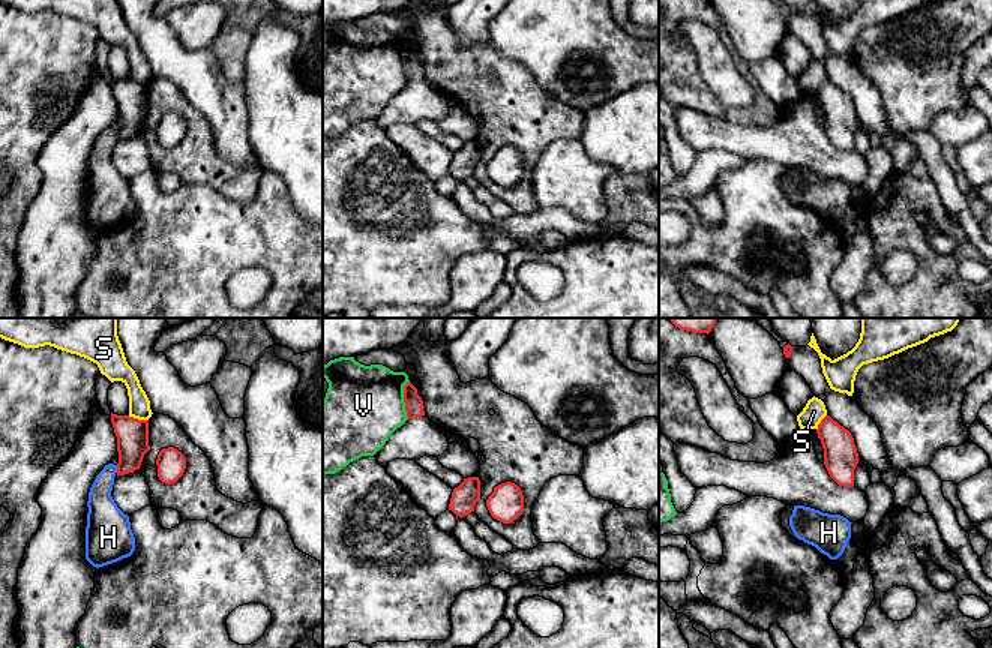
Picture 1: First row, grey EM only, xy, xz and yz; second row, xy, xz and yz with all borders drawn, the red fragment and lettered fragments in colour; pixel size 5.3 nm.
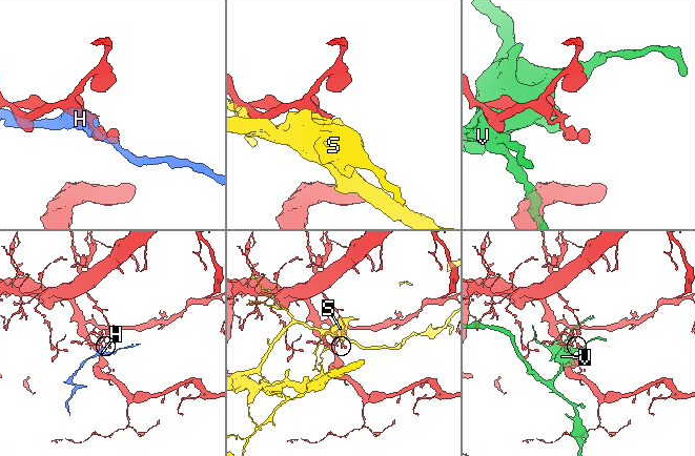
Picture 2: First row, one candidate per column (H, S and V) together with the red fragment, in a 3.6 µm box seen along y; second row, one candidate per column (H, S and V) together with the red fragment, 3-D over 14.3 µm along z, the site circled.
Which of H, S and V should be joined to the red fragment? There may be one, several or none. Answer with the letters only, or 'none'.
none

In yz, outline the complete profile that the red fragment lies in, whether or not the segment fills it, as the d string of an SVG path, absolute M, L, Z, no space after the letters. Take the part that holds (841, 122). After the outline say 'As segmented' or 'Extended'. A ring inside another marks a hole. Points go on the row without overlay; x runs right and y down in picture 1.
M825 80L818 88L816 98L824 112L824 129L830 141L839 150L852 152L858 117L851 96Z. As segmented

